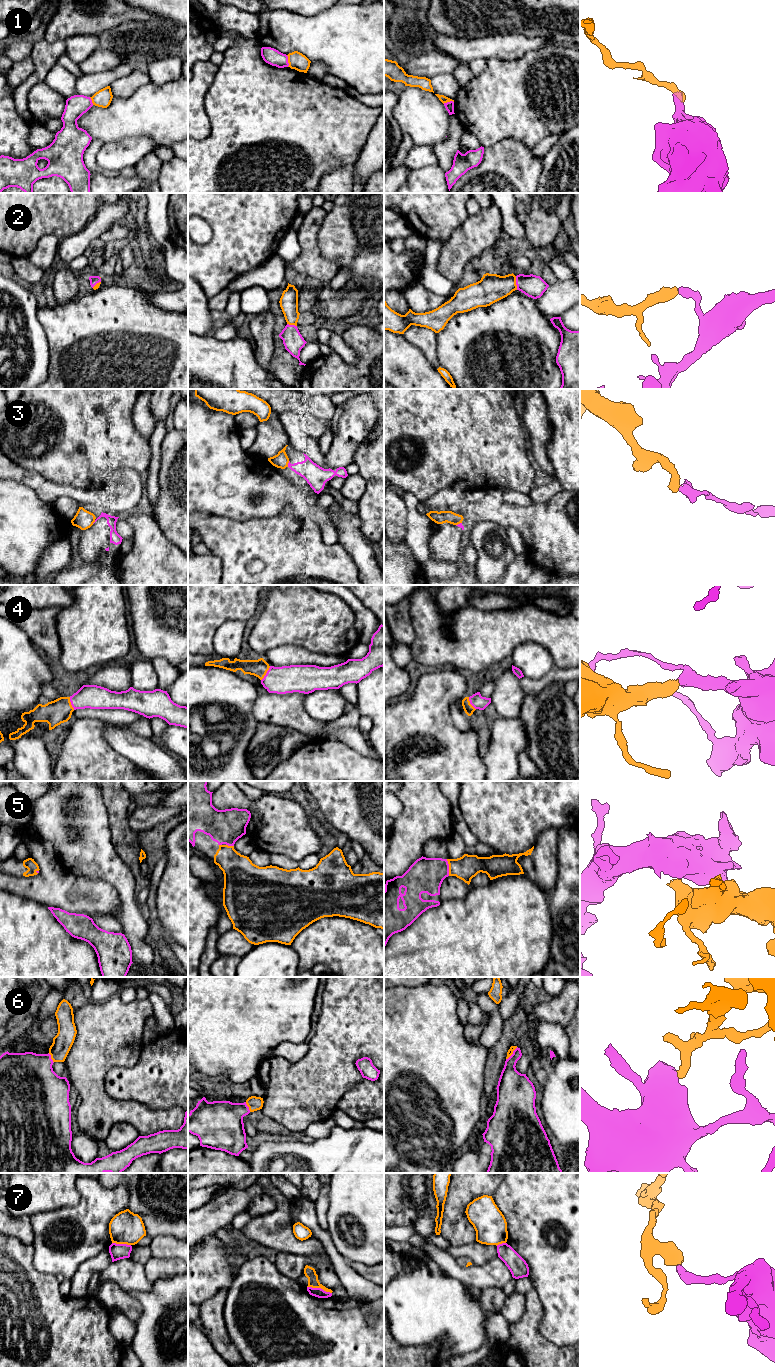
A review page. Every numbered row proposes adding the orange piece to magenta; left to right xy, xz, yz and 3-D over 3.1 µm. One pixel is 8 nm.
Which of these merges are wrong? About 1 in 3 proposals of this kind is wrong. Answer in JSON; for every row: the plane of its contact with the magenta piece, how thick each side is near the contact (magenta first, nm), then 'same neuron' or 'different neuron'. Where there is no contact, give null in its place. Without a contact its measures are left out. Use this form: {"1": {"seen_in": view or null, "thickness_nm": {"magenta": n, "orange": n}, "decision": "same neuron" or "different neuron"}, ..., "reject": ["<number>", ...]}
{"1": {"seen_in": "xz", "thickness_nm": {"magenta": 130, "orange": 140}, "decision": "different neuron"}, "2": {"seen_in": "yz", "thickness_nm": {"magenta": 180, "orange": 220}, "decision": "same neuron"}, "3": {"seen_in": "xz", "thickness_nm": {"magenta": 170, "orange": 120}, "decision": "different neuron"}, "4": {"seen_in": "xz", "thickness_nm": {"magenta": 220, "orange": 140}, "decision": "same neuron"}, "5": {"seen_in": "yz", "thickness_nm": {"magenta": 280, "orange": 190}, "decision": "same neuron"}, "6": {"seen_in": "yz", "thickness_nm": {"magenta": 220, "orange": 50}, "decision": "same neuron"}, "7": {"seen_in": "xz", "thickness_nm": {"magenta": 80, "orange": 90}, "decision": "different neuron"}, "reject": ["1", "3", "7"]}

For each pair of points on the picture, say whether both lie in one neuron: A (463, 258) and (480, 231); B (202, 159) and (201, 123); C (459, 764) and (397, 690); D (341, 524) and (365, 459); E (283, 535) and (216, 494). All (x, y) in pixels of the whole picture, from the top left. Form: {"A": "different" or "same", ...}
{"A": "same", "B": "different", "C": "different", "D": "different", "E": "different"}

